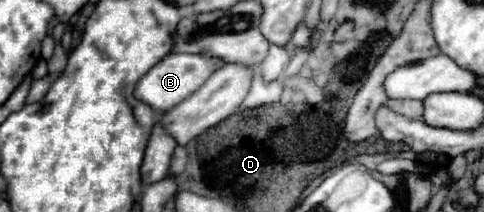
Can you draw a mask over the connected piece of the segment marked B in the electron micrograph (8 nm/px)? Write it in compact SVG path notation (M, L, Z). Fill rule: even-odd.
M166 55L158 65L154 65L136 85L136 99L148 103L156 111L170 111L178 103L182 103L188 95L192 95L198 87L204 85L204 81L224 67L224 63L216 63L216 59L204 59L204 55Z

